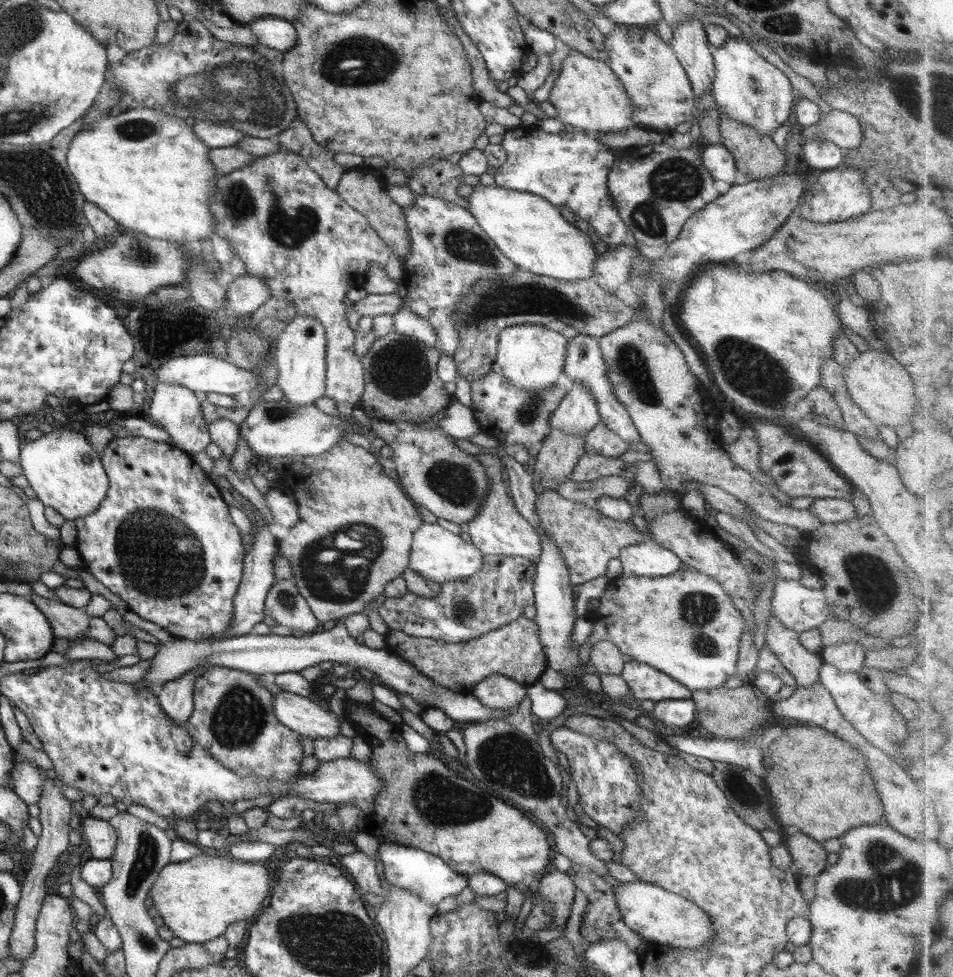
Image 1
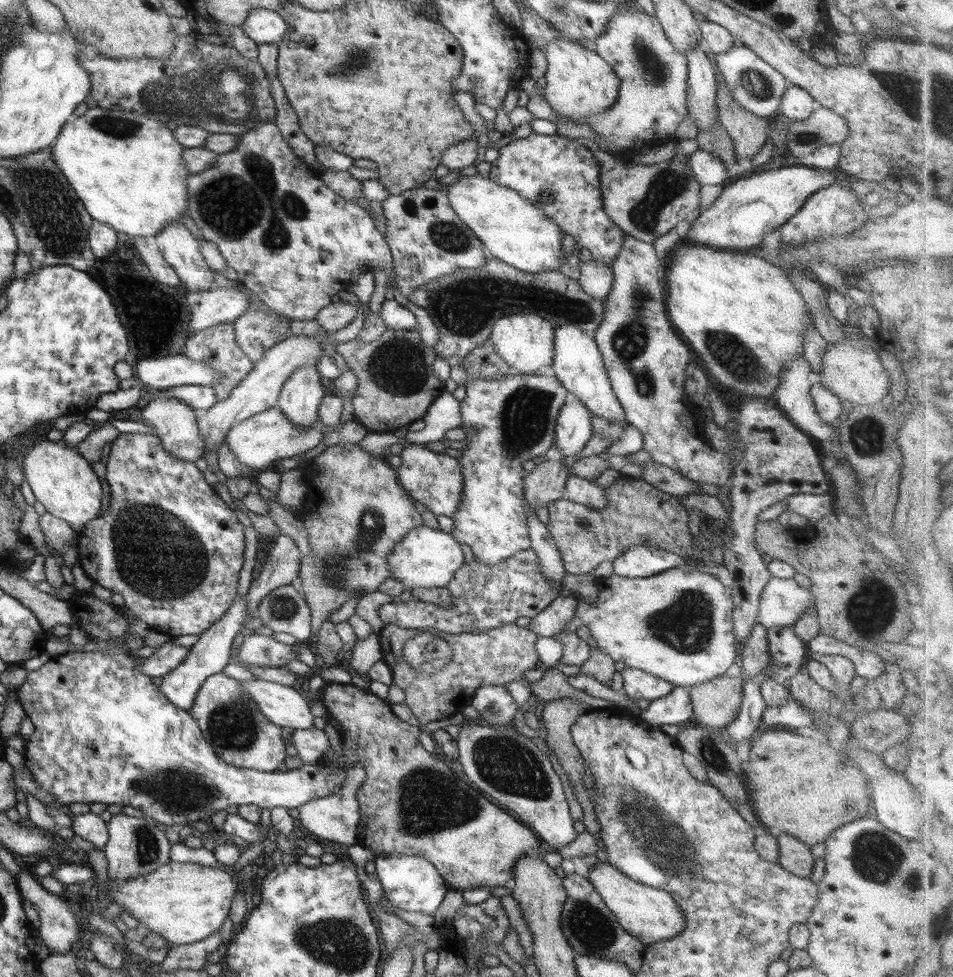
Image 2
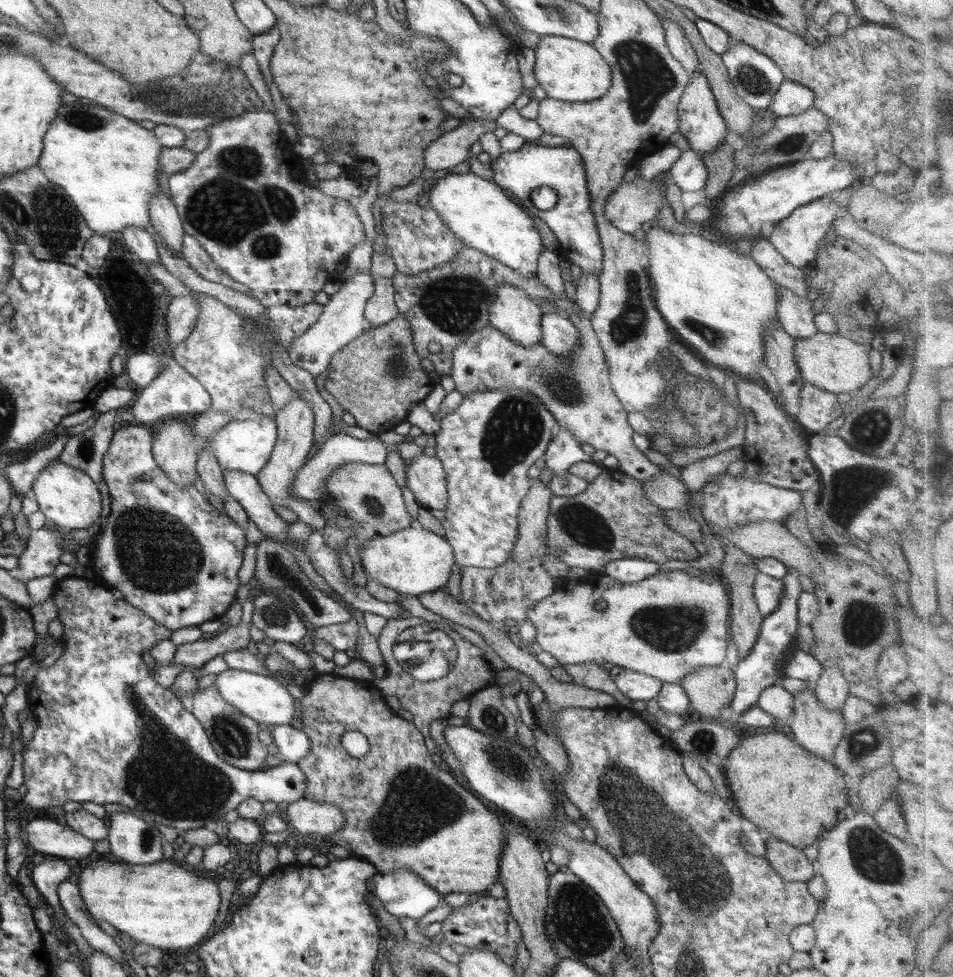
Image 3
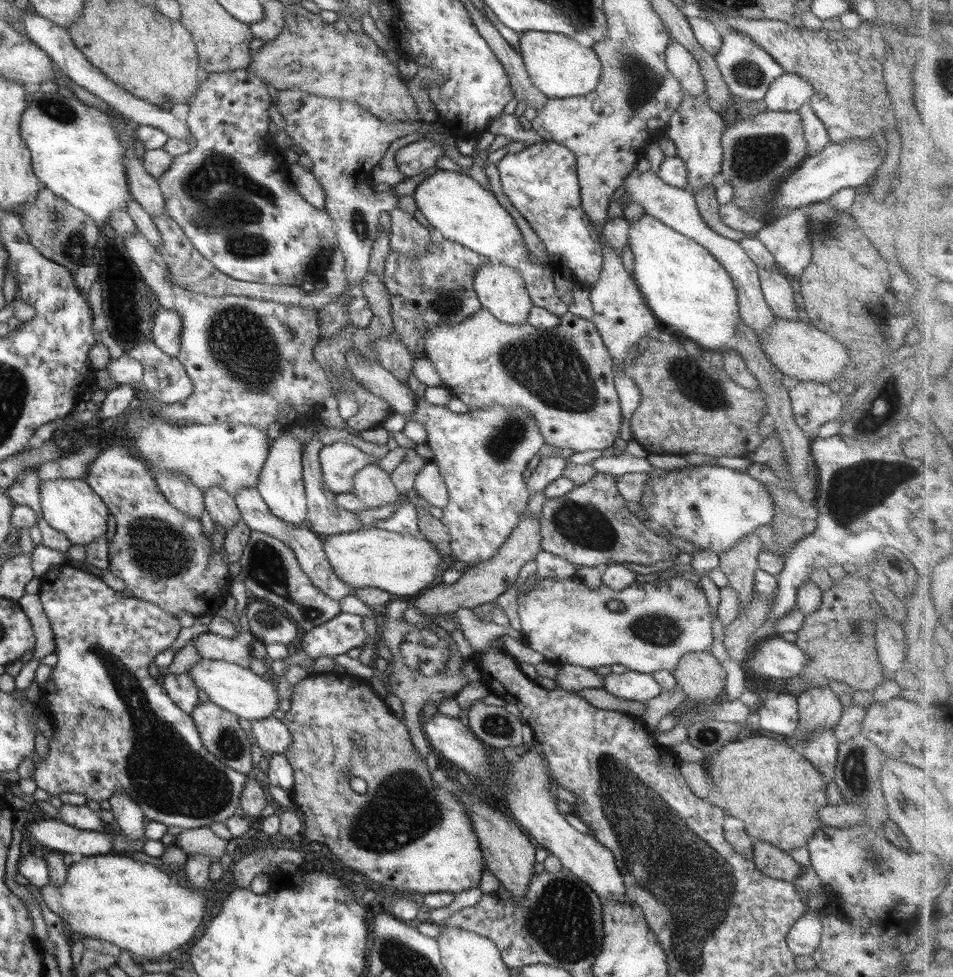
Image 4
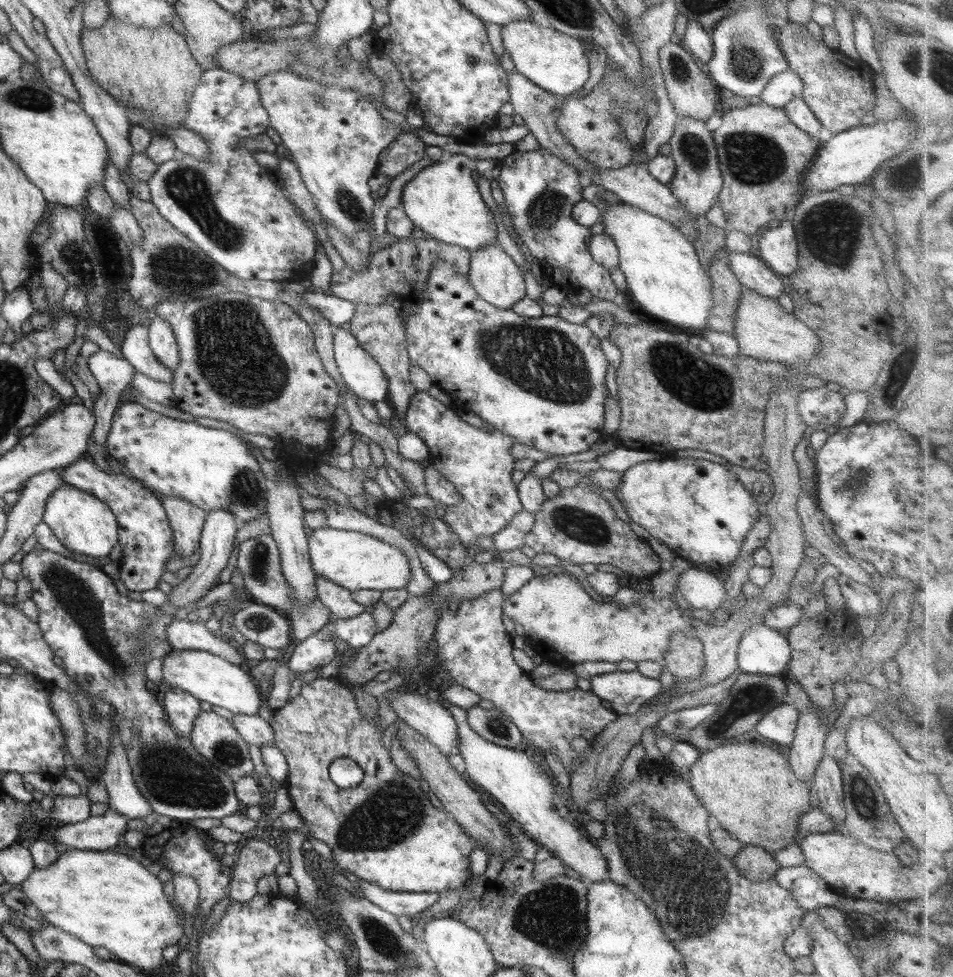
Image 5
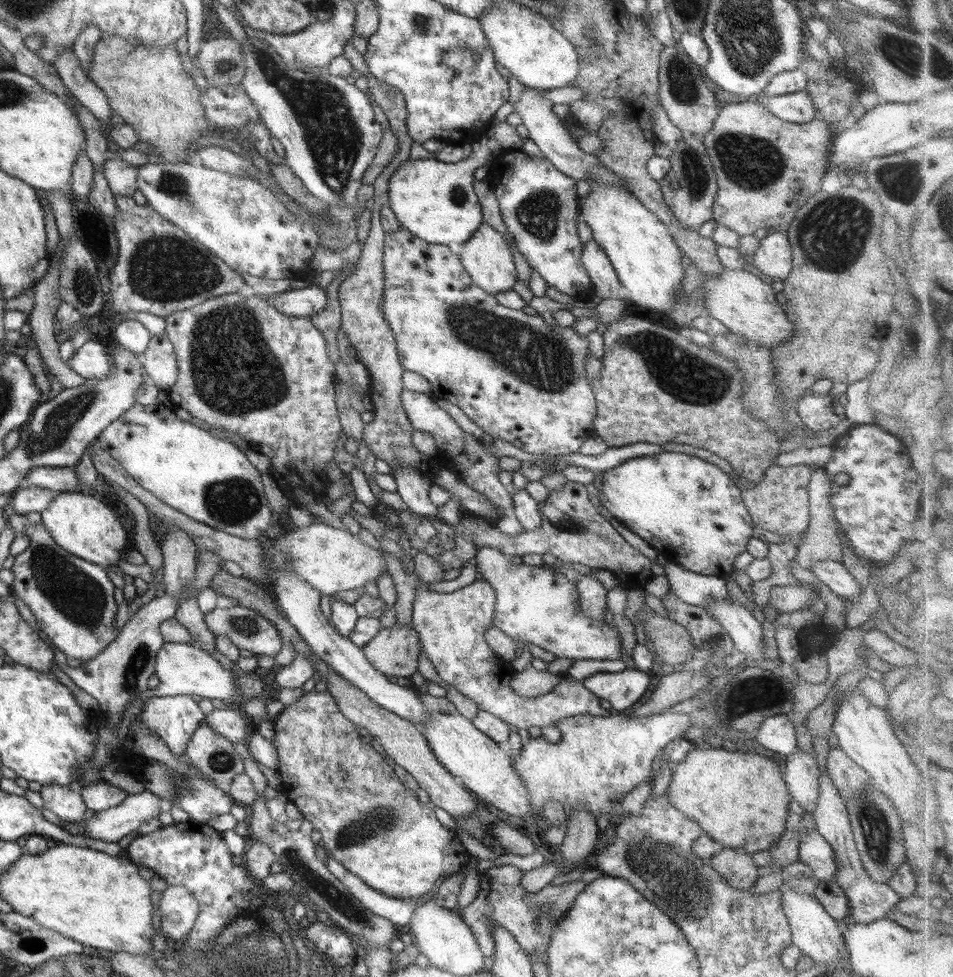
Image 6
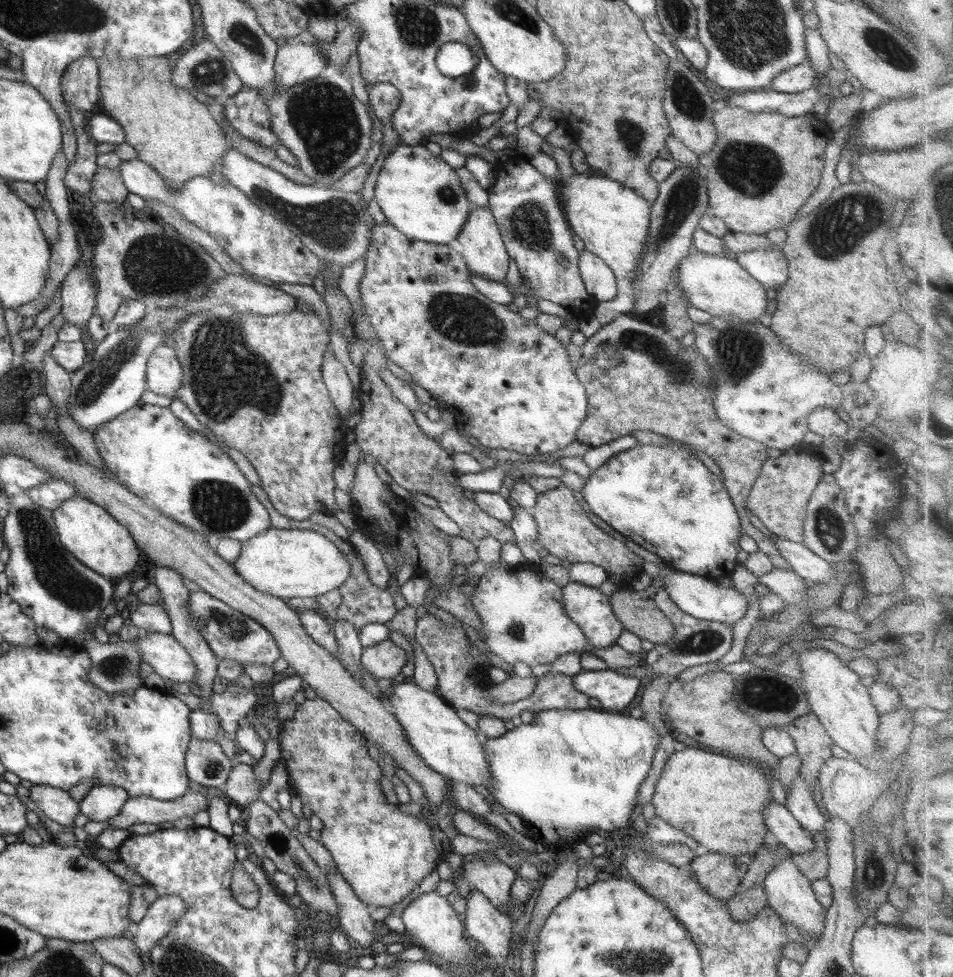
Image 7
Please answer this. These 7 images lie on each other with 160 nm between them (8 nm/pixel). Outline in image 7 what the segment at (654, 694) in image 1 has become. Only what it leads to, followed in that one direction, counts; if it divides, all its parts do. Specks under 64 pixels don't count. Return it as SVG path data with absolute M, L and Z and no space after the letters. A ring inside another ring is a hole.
M583 670L574 676L574 689L589 698L597 698L603 711L620 713L636 698L640 681L612 670Z

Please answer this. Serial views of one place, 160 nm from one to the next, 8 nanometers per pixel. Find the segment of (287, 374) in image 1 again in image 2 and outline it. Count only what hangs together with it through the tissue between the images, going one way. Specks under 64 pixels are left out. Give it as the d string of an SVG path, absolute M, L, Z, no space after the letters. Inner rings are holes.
M316 364L297 368L281 386L277 407L297 428L308 428L318 424L318 406L328 394L320 382Z

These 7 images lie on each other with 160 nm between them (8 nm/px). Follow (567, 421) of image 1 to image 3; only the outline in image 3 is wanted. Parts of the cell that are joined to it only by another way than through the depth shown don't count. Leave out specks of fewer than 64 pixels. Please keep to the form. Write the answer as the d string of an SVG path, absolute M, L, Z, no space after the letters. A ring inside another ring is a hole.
M565 428L557 429L542 456L545 468L552 470L555 477L568 471L576 462L593 461L592 456L583 452L581 447L582 443L578 443L578 439L571 432Z

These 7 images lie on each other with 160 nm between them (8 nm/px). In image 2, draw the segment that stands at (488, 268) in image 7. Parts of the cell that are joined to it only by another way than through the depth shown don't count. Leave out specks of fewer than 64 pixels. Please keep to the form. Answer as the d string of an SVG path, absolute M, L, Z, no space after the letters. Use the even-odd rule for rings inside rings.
M510 314L495 320L491 336L495 351L512 367L514 374L543 374L551 372L554 352L554 329L549 320L538 314Z

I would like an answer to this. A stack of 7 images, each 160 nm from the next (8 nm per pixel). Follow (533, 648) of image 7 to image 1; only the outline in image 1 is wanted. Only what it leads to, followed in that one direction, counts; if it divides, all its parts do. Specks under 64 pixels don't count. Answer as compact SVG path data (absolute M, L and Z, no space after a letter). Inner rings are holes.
M685 567L668 576L619 576L608 581L599 601L597 611L589 615L592 633L587 642L590 645L612 640L618 651L631 656L632 661L650 664L691 692L723 687L730 676L736 674L740 637L746 621L714 577Z

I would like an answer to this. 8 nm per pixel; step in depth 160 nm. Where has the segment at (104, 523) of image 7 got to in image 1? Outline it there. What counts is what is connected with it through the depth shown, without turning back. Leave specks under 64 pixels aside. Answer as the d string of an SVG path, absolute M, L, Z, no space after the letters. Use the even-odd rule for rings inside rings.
M58 425L54 431L31 442L24 442L19 465L38 500L46 507L56 509L65 520L76 520L93 514L104 501L106 492L109 492L109 476L106 476L105 465L100 464L98 454L80 434L80 426L74 428Z

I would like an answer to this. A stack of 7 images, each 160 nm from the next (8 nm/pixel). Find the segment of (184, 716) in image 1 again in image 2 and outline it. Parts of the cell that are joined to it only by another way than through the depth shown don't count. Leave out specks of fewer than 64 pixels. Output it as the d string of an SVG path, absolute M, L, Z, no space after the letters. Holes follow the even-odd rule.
M244 595L234 599L224 616L201 633L198 642L190 648L190 653L188 653L186 660L158 681L158 688L160 688L162 694L166 695L170 703L182 708L182 710L190 711L190 708L194 705L194 699L197 697L204 682L210 676L222 673L222 670L228 665L234 637L239 633L246 617L247 606Z

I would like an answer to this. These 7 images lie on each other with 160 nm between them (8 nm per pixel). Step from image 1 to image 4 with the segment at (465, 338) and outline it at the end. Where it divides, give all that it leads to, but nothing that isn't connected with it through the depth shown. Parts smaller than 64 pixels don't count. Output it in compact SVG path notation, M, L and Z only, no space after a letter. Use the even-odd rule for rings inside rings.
M450 240L432 242L417 257L389 251L382 281L390 292L390 315L395 331L400 333L402 342L416 358L426 358L423 336L430 327L442 323L453 325L480 312L482 306L473 289L475 272L482 264L480 258L478 253Z

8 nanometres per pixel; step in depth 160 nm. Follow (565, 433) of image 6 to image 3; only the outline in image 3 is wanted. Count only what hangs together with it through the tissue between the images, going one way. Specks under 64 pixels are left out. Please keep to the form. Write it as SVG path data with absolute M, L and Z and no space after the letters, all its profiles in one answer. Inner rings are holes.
M586 316L567 318L579 330L579 341L571 357L553 355L541 342L529 347L509 339L490 324L470 333L466 340L451 350L451 371L455 389L463 396L499 388L521 388L534 394L556 419L557 429L565 428L578 439L619 460L619 469L640 481L651 479L664 469L652 463L633 444L629 415L610 384L609 364L603 354L590 319Z

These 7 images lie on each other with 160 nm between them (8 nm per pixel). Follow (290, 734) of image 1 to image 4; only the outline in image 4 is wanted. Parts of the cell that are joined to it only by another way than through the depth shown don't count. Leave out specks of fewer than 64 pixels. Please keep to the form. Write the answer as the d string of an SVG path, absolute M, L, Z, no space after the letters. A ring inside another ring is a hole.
M210 702L198 704L189 716L194 720L204 748L208 752L211 752L222 764L241 772L242 775L252 775L254 771L250 751L252 744L248 739L248 734L240 726L238 717Z

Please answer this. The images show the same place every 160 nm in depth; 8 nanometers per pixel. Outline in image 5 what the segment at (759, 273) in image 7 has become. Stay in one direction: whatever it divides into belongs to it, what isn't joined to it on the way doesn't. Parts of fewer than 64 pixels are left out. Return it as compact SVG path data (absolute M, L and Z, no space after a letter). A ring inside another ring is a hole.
M782 220L778 228L765 228L757 244L758 256L776 274L786 276L798 270L798 243L790 220Z

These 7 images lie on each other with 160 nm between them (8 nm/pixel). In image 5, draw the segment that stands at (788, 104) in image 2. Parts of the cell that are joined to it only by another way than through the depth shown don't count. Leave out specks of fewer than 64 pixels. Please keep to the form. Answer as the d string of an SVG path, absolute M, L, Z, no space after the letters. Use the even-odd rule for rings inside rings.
M792 70L775 74L759 96L766 104L782 109L793 98L800 97L803 80Z

